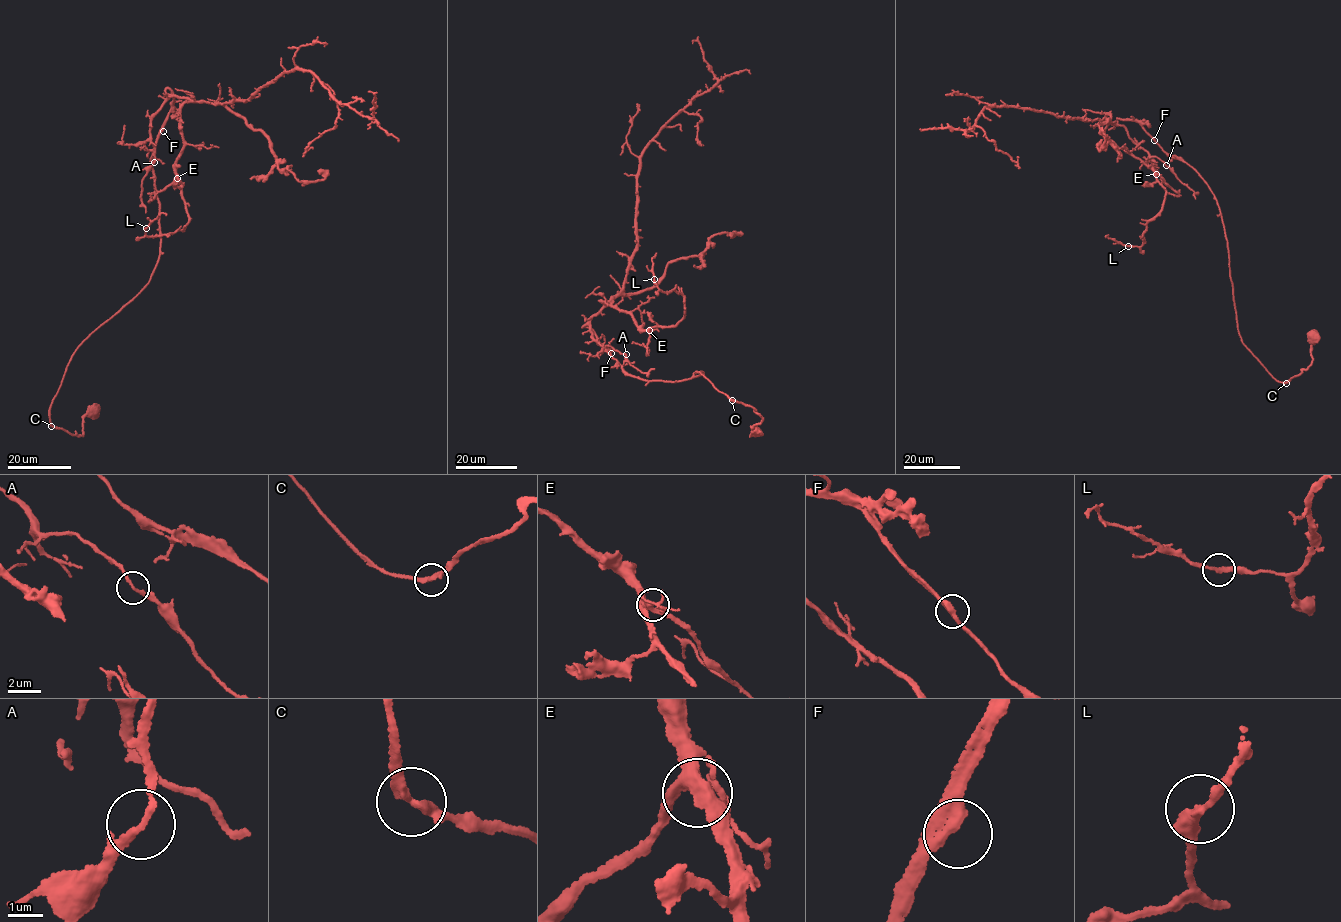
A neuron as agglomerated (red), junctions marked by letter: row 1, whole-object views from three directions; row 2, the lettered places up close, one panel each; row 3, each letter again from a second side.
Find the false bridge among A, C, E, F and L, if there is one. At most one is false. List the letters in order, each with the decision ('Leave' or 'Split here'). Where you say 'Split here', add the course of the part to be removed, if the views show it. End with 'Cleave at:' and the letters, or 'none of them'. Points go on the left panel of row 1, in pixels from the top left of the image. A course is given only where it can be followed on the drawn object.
A: Leave
C: Leave
E: Leave
F: Leave
L: Leave
Cleave at: none of them

